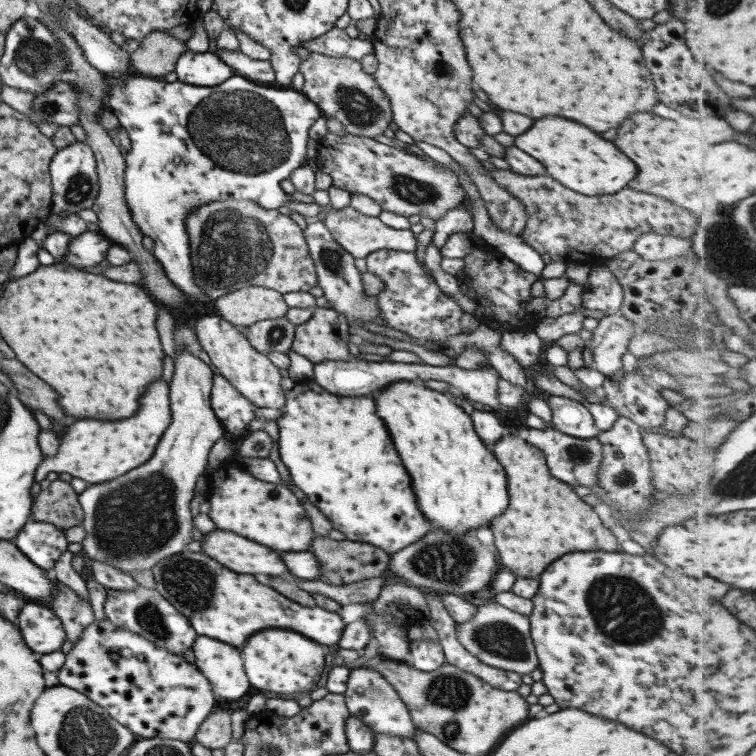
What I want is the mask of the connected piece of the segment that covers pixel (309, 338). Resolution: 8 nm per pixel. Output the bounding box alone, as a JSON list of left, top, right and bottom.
[290,307,349,364]

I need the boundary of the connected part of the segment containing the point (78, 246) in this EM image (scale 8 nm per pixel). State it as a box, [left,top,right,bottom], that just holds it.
[63,230,112,268]

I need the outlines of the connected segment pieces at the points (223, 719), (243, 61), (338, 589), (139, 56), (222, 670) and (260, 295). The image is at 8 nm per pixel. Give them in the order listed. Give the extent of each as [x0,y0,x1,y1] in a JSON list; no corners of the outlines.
[[192,712,231,750],[208,46,274,84],[297,577,386,605],[130,30,186,78],[190,635,249,700],[214,286,288,328]]

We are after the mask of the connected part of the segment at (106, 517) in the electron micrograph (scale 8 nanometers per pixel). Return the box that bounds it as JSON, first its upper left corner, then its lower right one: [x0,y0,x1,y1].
[78,347,226,573]

